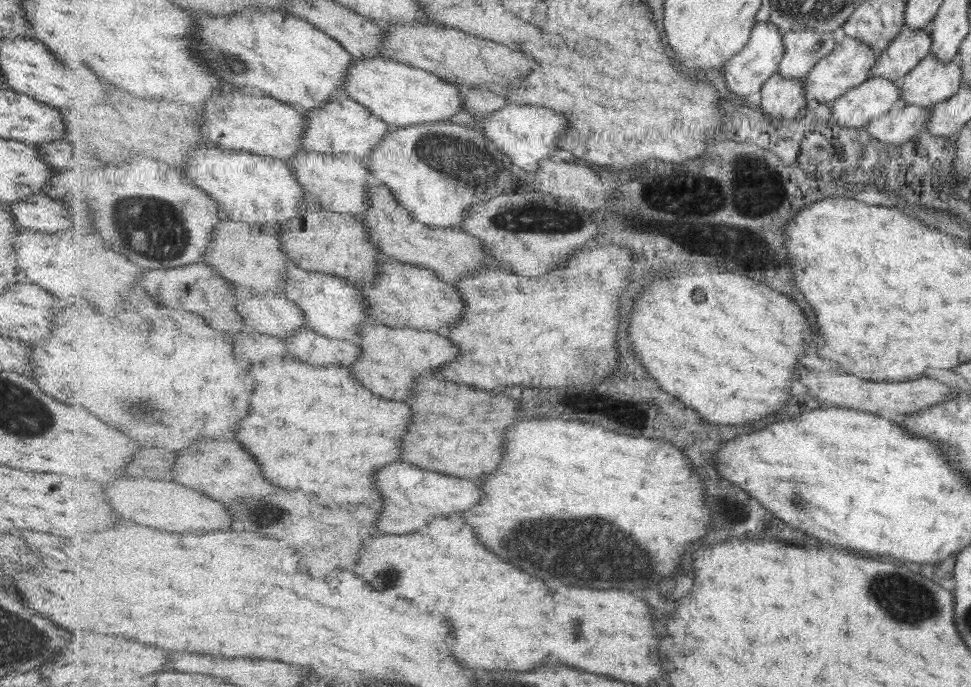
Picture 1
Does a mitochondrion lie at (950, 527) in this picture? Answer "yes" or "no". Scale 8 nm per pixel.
no

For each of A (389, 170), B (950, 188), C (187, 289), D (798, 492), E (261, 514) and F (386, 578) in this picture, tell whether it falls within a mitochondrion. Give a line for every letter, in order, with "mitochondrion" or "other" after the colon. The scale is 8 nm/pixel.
A: other
B: mitochondrion
C: other
D: mitochondrion
E: other
F: mitochondrion

